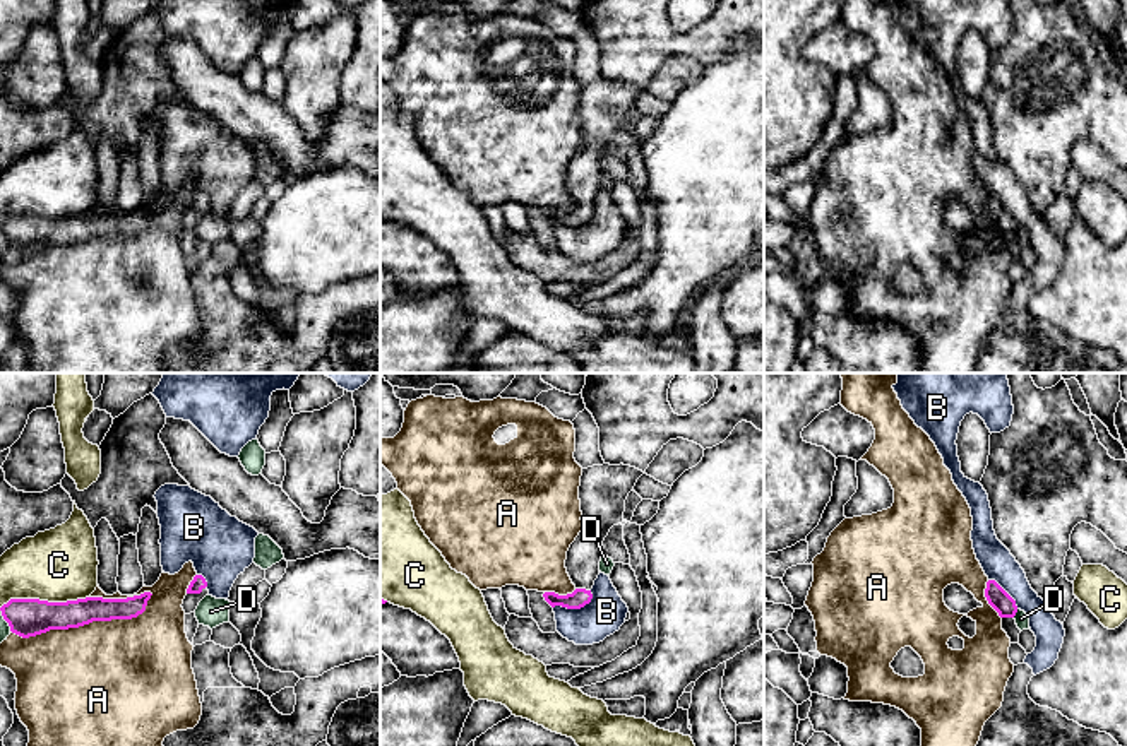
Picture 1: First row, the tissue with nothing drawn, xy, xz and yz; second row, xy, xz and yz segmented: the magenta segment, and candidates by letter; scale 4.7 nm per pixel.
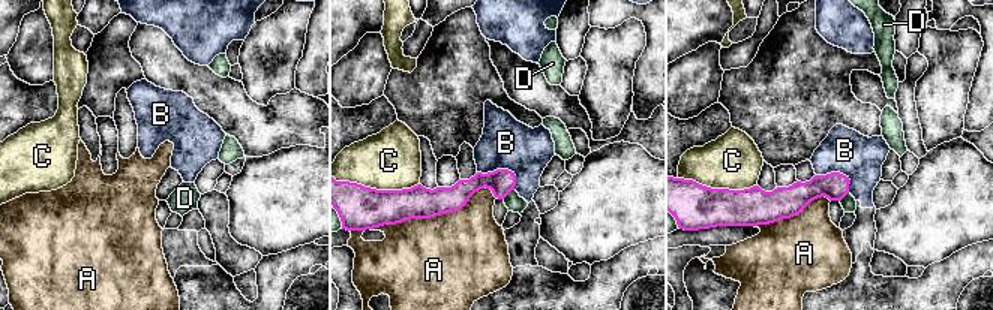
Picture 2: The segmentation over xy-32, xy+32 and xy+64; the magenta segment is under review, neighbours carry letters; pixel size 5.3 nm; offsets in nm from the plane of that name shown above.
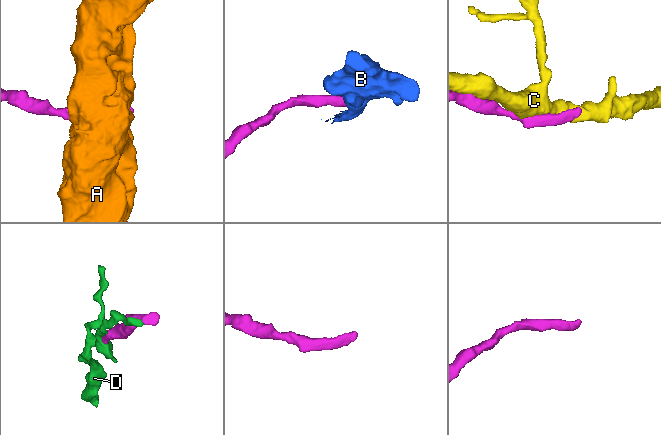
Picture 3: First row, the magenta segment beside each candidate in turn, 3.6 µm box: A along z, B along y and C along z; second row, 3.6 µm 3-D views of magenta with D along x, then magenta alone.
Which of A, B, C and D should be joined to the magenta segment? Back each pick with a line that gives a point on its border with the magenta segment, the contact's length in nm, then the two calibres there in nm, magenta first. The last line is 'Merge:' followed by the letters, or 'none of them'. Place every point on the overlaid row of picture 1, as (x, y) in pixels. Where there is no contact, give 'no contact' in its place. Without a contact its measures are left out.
Merge: none of them

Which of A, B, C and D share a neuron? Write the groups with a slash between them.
A / B / C / D

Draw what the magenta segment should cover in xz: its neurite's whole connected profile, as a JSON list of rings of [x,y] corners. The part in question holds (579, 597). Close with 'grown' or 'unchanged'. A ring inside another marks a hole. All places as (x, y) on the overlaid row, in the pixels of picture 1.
[[[623,464],[582,469],[579,500],[586,529],[570,544],[565,560],[575,590],[567,595],[545,592],[543,597],[552,607],[581,609],[591,602],[591,589],[599,575],[603,541],[613,525],[623,522],[625,500],[642,474]]]; grown

